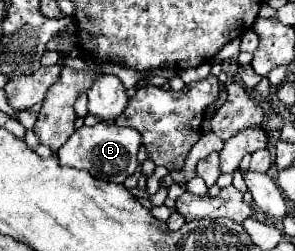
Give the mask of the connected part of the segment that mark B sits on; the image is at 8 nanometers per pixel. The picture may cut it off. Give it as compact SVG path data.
M97 123L93 127L83 125L77 129L69 141L57 151L59 163L75 169L87 169L93 177L123 183L129 175L137 171L137 153L143 145L143 137L133 127L117 127L115 123Z

